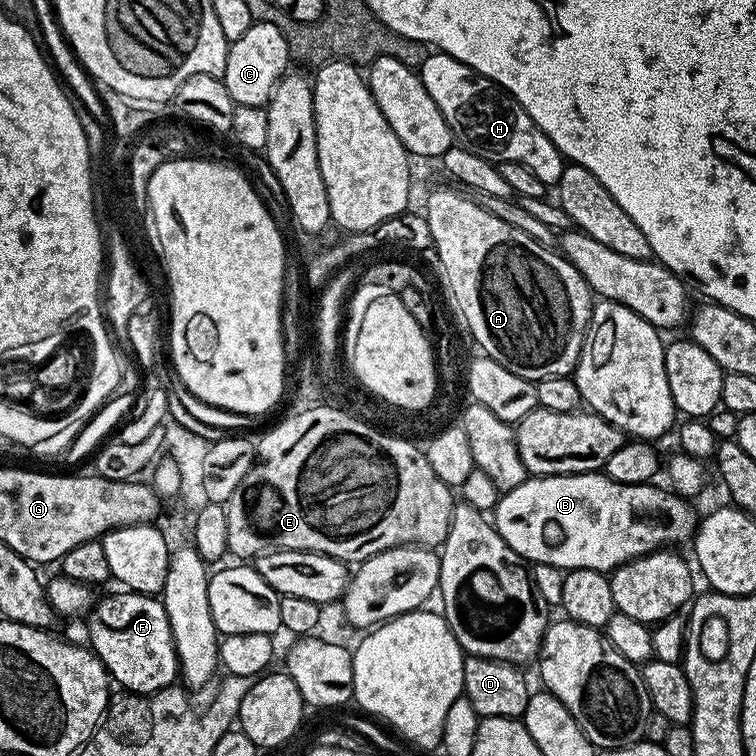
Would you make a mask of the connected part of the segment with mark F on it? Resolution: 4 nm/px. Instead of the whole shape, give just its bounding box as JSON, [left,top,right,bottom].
[86,590,180,692]

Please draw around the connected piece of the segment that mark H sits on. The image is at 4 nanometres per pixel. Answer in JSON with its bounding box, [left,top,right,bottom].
[418,50,566,185]

